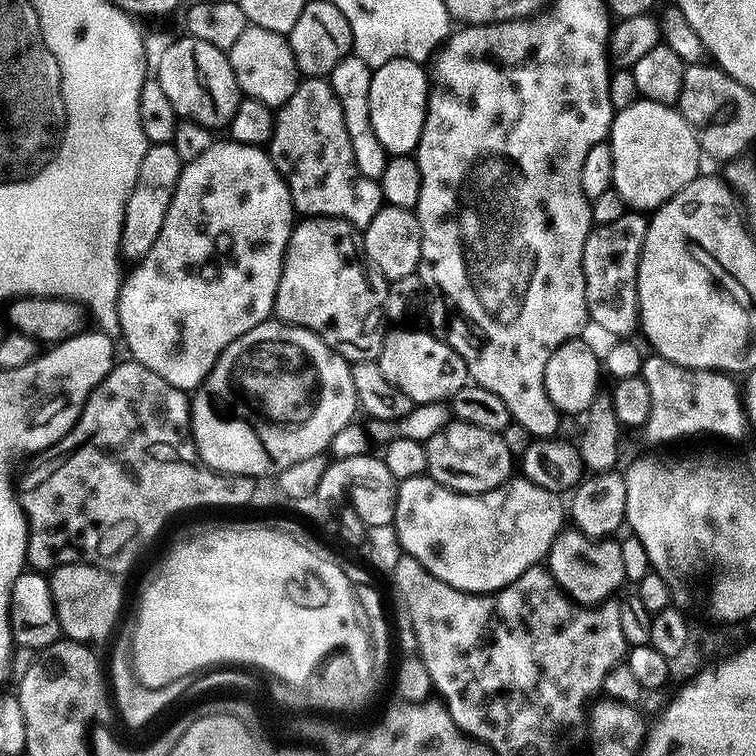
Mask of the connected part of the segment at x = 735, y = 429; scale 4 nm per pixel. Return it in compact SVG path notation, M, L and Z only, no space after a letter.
M648 354L643 357L639 375L650 390L650 414L642 427L648 444L672 444L687 436L725 436L736 440L750 426L749 413L743 403L740 405L740 392L729 373L678 366Z

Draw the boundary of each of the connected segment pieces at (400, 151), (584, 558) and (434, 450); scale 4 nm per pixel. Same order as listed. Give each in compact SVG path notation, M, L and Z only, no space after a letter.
M394 58L378 66L370 78L370 122L389 157L415 153L428 113L430 76L419 60Z
M561 530L556 535L546 557L546 567L565 596L580 606L599 606L611 601L615 597L612 595L626 584L619 543L612 538L591 540L575 530Z
M461 420L449 422L438 434L434 434L434 438L427 440L426 447L427 475L455 492L489 492L513 475L514 457L510 450L506 450L506 442L502 442L498 432L482 430L482 426L470 426Z

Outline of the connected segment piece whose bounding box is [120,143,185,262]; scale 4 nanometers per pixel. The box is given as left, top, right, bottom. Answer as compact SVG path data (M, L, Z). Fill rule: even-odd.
M172 143L149 144L142 158L142 167L138 169L138 182L134 182L134 190L130 190L130 198L124 211L120 256L125 261L141 260L150 250L150 246L154 246L158 234L162 234L162 222L166 222L166 210L170 210L170 202L174 198L174 190L178 186L180 171L184 166L184 161L178 158L178 150L174 150Z

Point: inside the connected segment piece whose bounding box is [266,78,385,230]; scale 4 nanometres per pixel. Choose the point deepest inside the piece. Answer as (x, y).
(309, 146)

